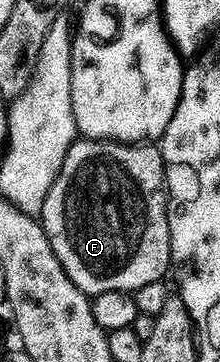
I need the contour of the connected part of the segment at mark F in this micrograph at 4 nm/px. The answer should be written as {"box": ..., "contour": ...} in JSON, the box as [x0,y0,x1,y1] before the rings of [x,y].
{"box":[39,138,171,298],"contour":[[[78,138],[73,141],[71,147],[67,150],[67,158],[63,158],[63,166],[59,170],[59,174],[55,178],[55,182],[51,186],[51,190],[47,194],[47,202],[43,202],[43,210],[39,217],[41,224],[45,228],[47,238],[51,242],[51,250],[55,250],[55,258],[59,258],[59,262],[63,266],[63,270],[67,274],[67,278],[71,278],[71,282],[79,290],[83,290],[86,296],[92,298],[103,294],[103,290],[119,290],[120,292],[136,293],[137,288],[145,288],[148,284],[153,284],[165,271],[170,271],[171,257],[169,254],[169,213],[167,211],[167,189],[165,187],[165,160],[161,157],[161,149],[156,143],[142,142],[140,144],[118,144],[116,140],[91,140],[88,138]]]}

